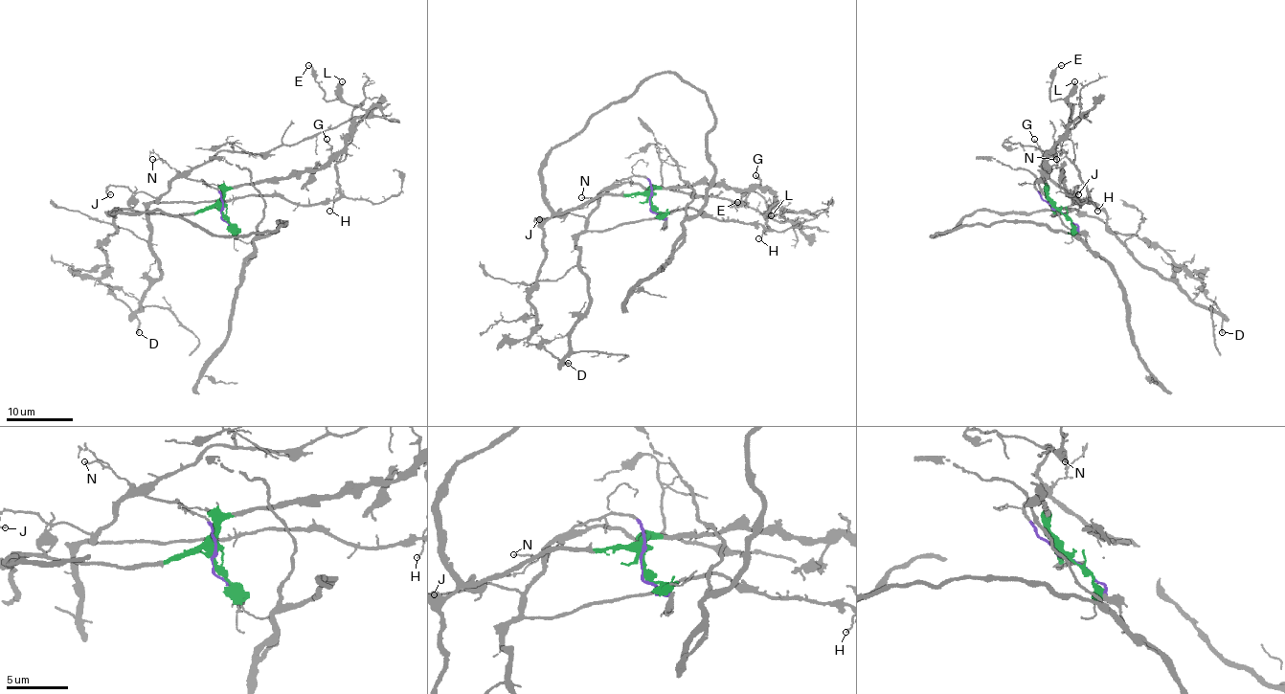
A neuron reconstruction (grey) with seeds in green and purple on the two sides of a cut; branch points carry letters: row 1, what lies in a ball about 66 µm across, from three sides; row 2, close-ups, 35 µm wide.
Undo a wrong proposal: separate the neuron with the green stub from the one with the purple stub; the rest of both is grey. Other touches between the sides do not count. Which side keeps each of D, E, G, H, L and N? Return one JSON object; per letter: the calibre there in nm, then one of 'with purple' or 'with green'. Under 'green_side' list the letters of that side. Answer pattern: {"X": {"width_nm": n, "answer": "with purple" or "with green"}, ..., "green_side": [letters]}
{"D": {"width_nm": 220, "answer": "with green"}, "E": {"width_nm": 130, "answer": "with green"}, "G": {"width_nm": 130, "answer": "with green"}, "H": {"width_nm": 100, "answer": "with purple"}, "L": {"width_nm": 280, "answer": "with green"}, "N": {"width_nm": 110, "answer": "with purple"}, "green_side": ["D", "E", "G", "L"]}

